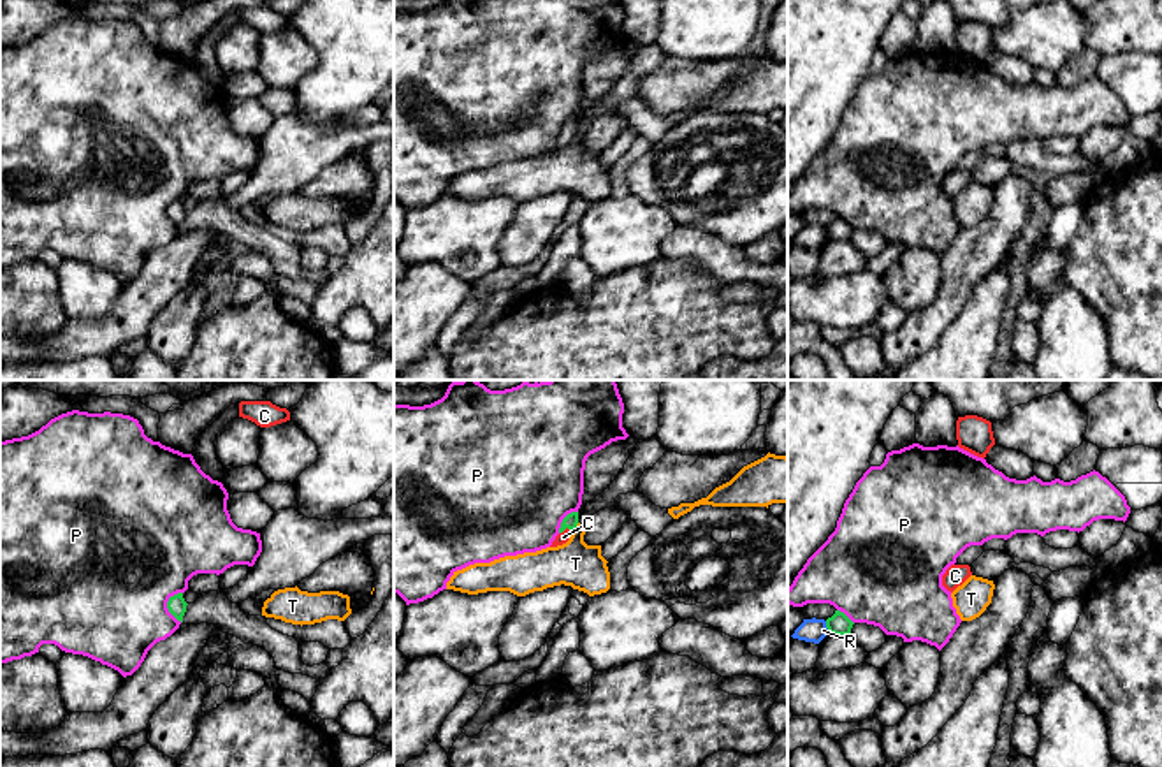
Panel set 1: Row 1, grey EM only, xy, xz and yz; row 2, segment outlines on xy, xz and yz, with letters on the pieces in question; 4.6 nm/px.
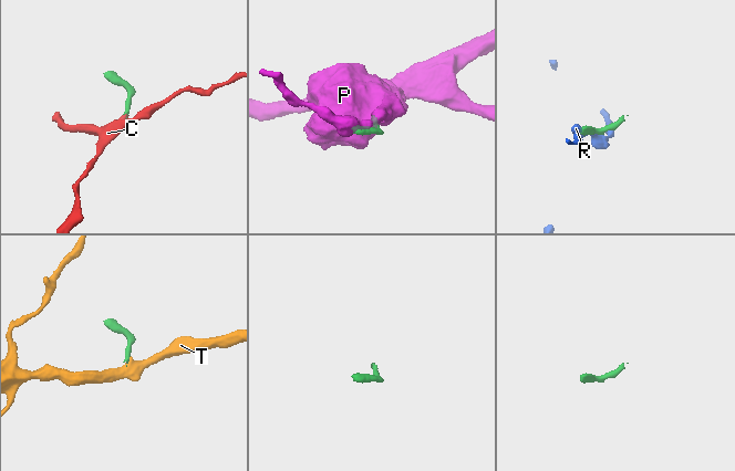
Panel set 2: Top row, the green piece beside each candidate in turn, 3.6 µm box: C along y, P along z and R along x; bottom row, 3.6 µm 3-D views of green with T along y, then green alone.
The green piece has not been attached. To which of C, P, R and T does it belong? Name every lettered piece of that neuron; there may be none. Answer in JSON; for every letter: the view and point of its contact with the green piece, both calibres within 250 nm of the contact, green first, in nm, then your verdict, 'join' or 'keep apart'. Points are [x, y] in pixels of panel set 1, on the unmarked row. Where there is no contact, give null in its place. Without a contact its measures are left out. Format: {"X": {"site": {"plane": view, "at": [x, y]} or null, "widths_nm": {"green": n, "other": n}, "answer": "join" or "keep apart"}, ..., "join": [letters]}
{"C": {"site": {"plane": "xz", "at": [565, 134]}, "widths_nm": {"green": 70, "other": 50}, "answer": "join"}, "P": {"site": {"plane": "xy", "at": [167, 213]}, "widths_nm": {"green": 90, "other": 500}, "answer": "keep apart"}, "R": {"site": {"plane": "yz", "at": [827, 233]}, "widths_nm": {"green": 100, "other": 110}, "answer": "keep apart"}, "T": {"site": {"plane": "xz", "at": [575, 132]}, "widths_nm": {"green": 70, "other": 200}, "answer": "keep apart"}, "join": ["C"]}

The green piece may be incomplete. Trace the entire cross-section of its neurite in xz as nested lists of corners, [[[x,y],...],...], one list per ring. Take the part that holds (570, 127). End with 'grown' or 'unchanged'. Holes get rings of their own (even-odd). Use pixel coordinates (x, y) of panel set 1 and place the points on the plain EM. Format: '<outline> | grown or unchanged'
[[[578,118],[568,120],[563,125],[561,134],[559,134],[559,141],[556,142],[556,146],[552,148],[550,153],[557,153],[557,151],[566,150],[573,139],[573,135],[577,134],[577,130],[578,130]]] | grown

